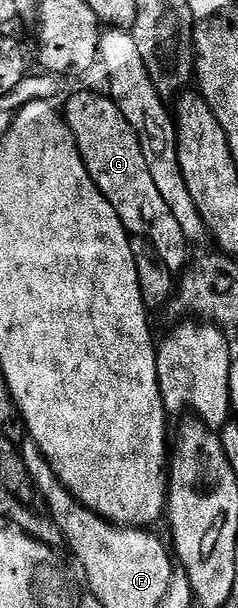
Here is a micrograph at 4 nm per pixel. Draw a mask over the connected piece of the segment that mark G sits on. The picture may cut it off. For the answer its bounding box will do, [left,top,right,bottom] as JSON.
[65,91,189,273]

